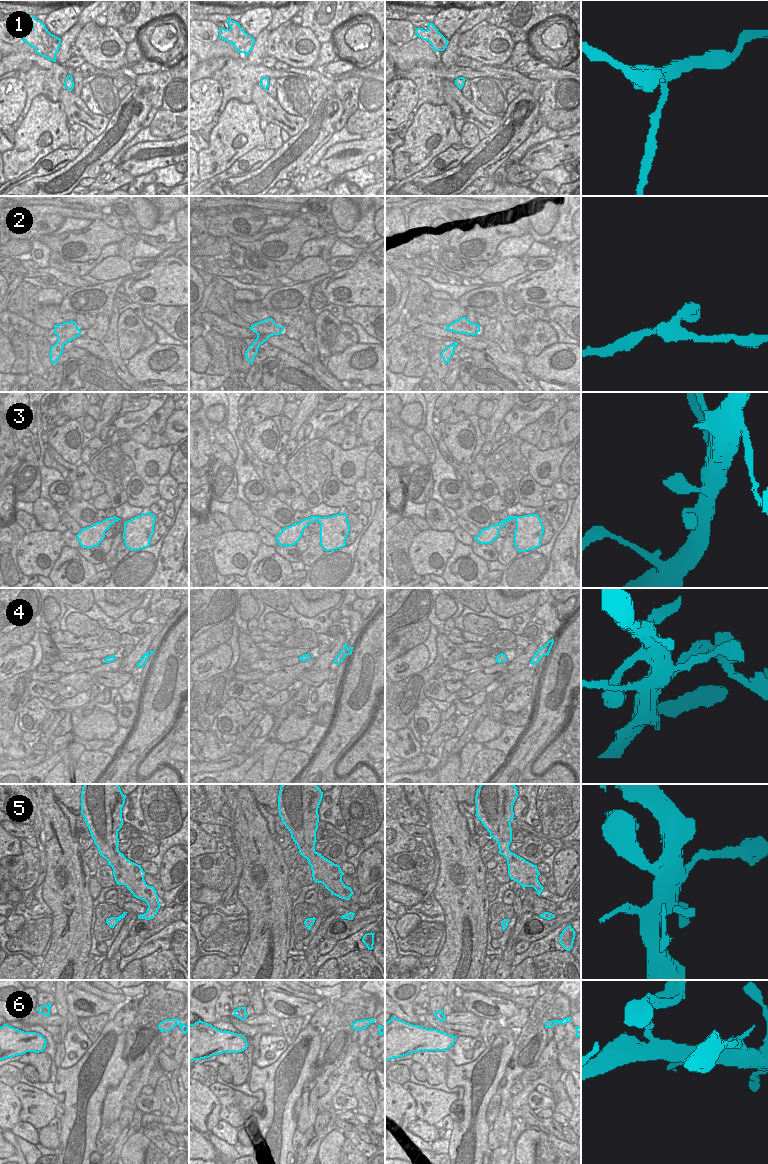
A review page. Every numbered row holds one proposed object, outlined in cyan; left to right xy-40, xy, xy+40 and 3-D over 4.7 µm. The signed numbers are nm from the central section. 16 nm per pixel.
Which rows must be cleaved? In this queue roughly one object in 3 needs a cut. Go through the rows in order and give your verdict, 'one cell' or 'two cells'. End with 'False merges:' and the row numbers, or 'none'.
1: one cell
2: one cell
3: one cell
4: two cells
5: one cell
6: one cell
False merges: 4

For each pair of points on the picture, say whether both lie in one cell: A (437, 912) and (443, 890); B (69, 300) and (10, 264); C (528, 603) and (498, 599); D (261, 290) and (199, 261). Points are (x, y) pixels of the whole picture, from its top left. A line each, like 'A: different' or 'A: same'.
A: different
B: different
C: same
D: different

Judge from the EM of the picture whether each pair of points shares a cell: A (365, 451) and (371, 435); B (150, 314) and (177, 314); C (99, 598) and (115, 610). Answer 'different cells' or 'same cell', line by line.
A: different cells
B: same cell
C: same cell

